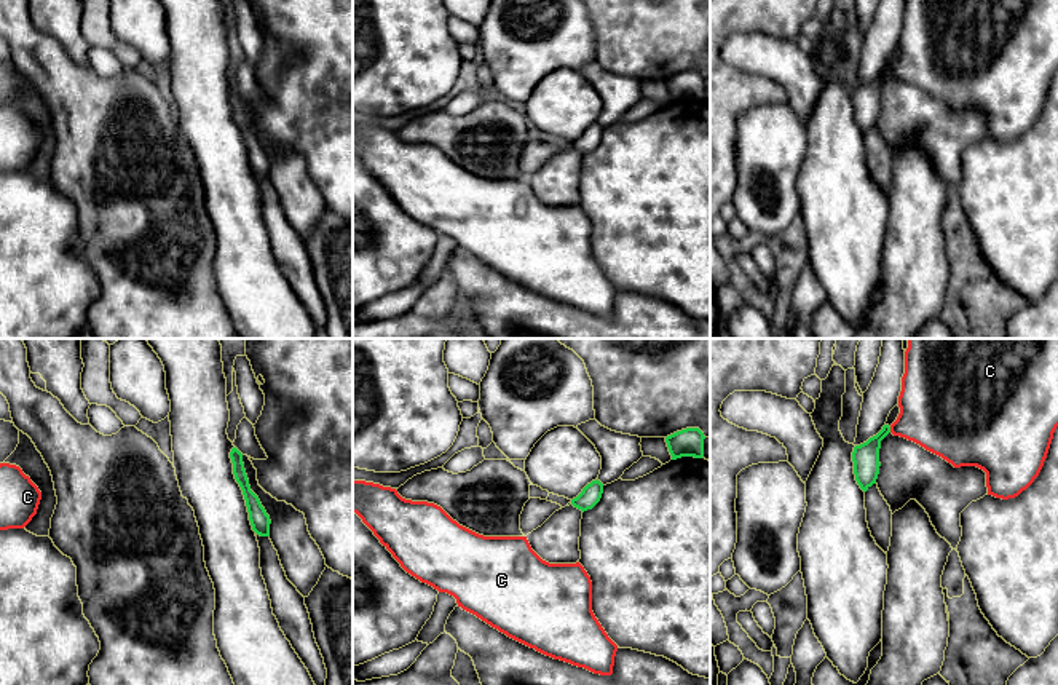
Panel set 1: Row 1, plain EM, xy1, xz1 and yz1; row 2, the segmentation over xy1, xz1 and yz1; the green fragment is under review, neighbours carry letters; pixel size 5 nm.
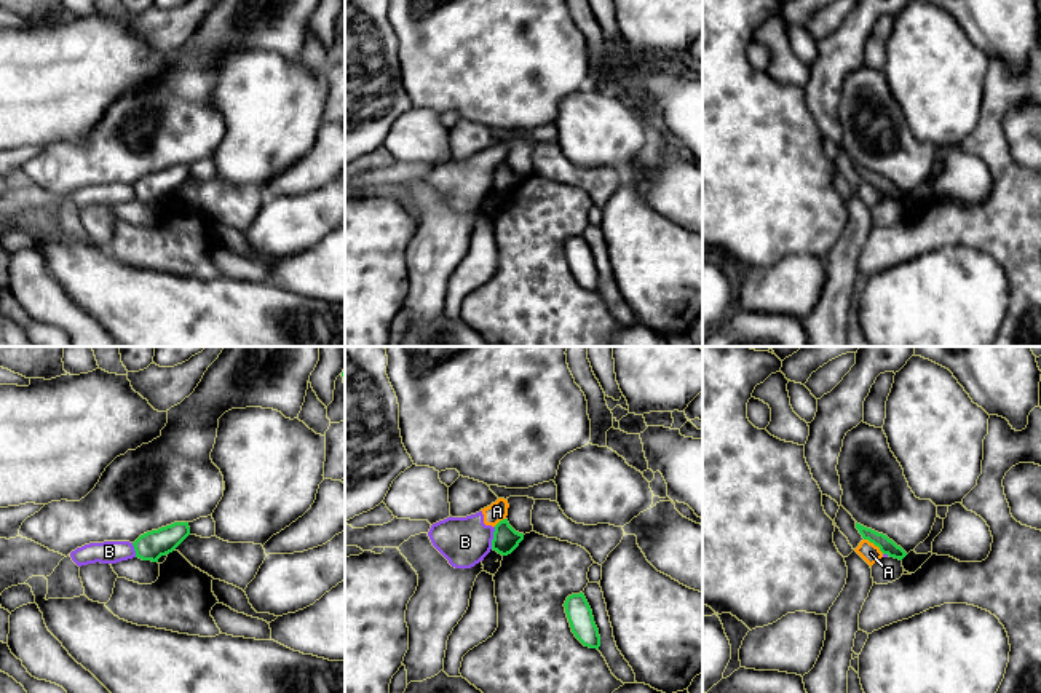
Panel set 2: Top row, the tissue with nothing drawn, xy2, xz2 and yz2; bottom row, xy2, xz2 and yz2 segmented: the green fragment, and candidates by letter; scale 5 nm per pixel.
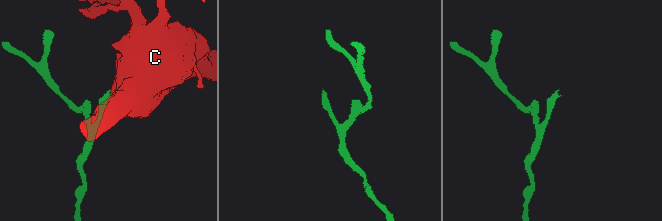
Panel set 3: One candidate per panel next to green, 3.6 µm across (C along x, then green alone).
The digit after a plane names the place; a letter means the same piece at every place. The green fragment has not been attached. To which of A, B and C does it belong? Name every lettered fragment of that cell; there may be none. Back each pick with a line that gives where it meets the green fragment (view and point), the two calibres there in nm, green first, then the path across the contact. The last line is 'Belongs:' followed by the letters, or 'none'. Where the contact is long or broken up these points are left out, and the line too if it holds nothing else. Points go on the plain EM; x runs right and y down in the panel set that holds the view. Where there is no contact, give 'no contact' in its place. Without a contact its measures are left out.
C: yz1 (889, 72) | 140/360 nm | across yz1 (865, 99), (875, 83), (889, 72), (918, 64), (935, 55)
Belongs: C

